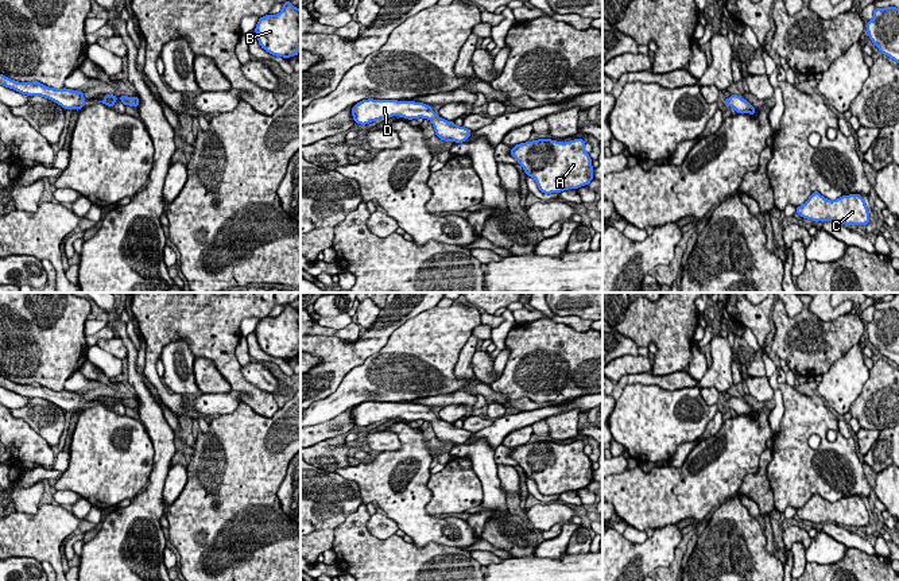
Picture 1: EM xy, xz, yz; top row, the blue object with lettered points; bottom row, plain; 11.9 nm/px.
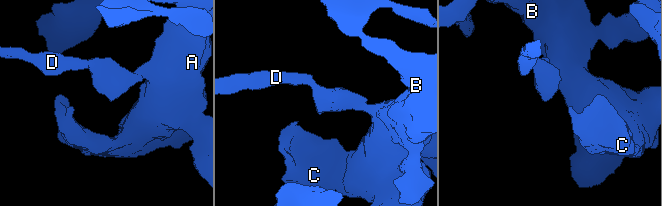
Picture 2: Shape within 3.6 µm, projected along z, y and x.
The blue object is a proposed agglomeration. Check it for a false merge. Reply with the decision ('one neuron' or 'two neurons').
one neuron

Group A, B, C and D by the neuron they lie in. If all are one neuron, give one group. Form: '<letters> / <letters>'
A B C D

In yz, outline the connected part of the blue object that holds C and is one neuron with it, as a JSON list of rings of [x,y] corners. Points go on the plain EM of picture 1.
[[[814,493],[803,507],[797,508],[797,515],[815,524],[832,522],[855,528],[869,526],[869,514],[860,496],[842,497],[830,503]]]

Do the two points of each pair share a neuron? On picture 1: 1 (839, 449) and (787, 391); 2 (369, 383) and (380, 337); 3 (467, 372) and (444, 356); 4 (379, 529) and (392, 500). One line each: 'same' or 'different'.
1: same
2: different
3: different
4: different

